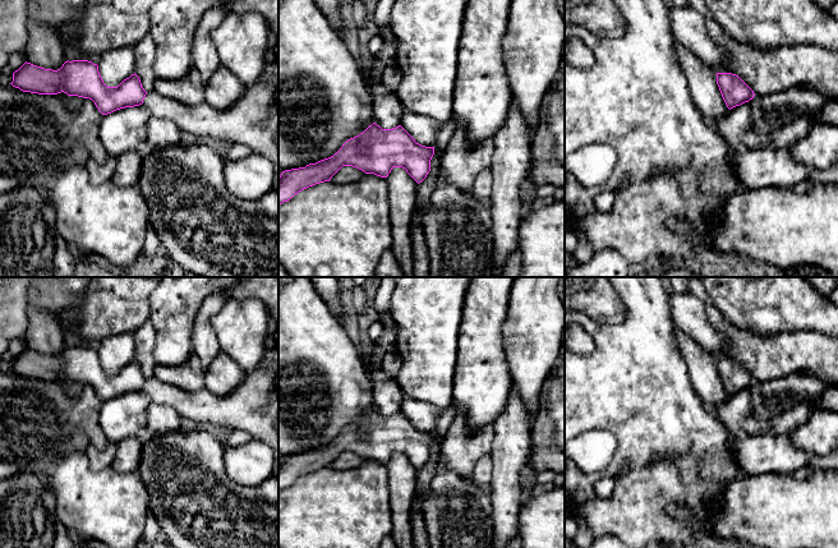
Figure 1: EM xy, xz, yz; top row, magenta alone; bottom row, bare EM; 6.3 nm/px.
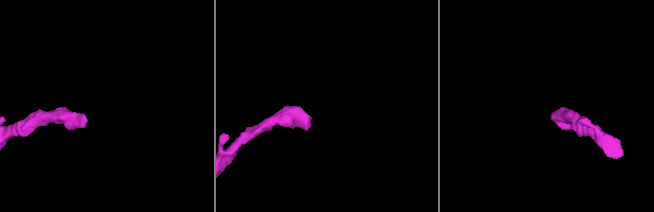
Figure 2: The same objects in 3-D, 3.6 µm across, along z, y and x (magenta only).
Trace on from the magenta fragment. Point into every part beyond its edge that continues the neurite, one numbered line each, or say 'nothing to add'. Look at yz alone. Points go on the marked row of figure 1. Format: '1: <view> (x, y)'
nothing to add

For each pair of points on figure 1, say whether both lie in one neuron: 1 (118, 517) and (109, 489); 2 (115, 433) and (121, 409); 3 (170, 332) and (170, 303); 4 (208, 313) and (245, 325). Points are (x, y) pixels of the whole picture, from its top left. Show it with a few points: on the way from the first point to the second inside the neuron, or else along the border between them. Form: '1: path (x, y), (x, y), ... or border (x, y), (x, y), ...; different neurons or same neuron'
1: path (113, 511), (109, 505), (109, 496); same neuron
2: path (116, 427), (121, 415); same neuron
3: path (170, 325), (170, 311); same neuron
4: border (230, 295), (211, 318), (217, 344); different neurons

